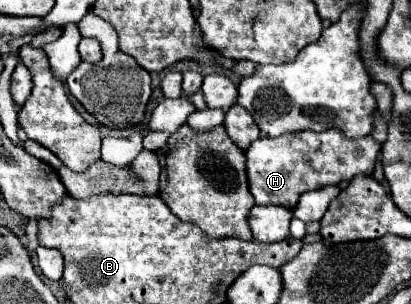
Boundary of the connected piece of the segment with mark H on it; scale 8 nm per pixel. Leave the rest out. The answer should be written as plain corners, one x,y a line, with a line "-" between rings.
327,129
321,133
299,131
281,137
259,137
245,151
249,191
257,205
281,205
293,209
305,191
339,185
357,175
373,175
381,143
371,135
347,139
341,129

